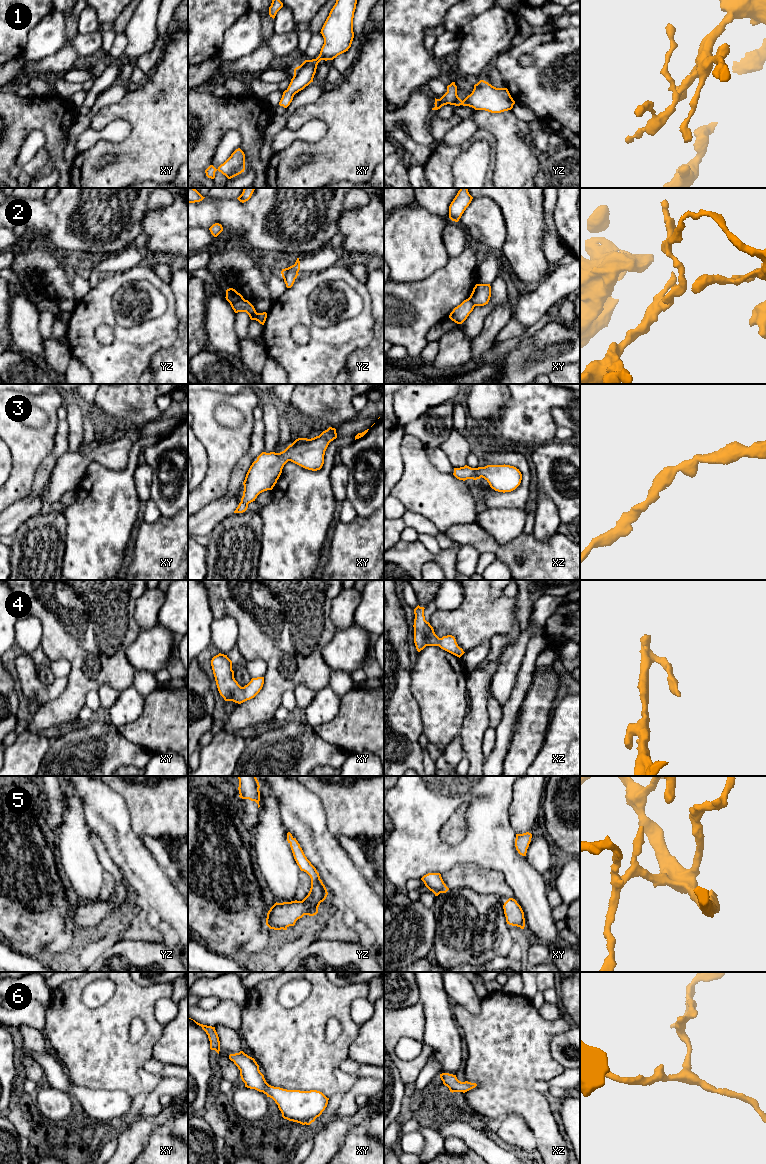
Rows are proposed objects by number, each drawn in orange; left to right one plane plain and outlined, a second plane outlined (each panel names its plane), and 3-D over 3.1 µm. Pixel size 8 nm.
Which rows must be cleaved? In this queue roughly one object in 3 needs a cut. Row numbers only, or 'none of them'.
2

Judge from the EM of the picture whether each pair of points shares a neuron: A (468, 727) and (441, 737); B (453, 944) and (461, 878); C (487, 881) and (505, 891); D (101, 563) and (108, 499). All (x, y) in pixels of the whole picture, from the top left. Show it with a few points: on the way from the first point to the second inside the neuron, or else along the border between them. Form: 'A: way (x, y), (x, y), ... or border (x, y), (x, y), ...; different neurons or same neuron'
A: border (467, 708), (458, 734); different neurons
B: border (449, 888), (471, 888), (483, 893); different neurons
C: way (491, 881), (501, 889); same neuron
D: way (101, 547), (101, 518), (103, 515); same neuron

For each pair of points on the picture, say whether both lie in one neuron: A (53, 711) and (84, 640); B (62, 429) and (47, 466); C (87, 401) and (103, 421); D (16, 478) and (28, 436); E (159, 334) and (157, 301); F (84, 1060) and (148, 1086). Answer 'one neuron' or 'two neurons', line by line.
A: one neuron
B: one neuron
C: two neurons
D: one neuron
E: two neurons
F: two neurons

